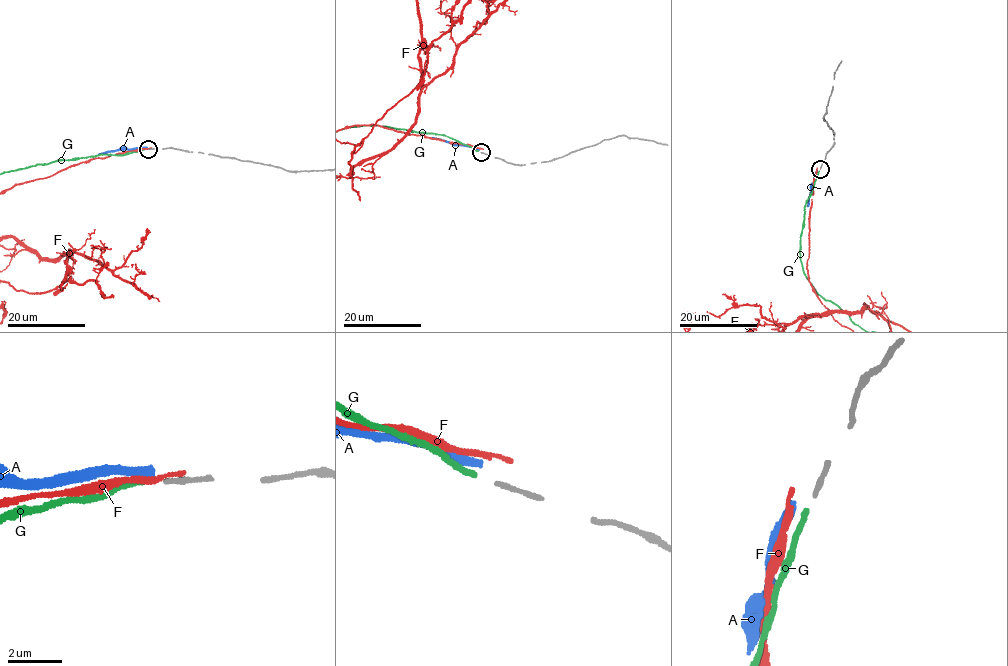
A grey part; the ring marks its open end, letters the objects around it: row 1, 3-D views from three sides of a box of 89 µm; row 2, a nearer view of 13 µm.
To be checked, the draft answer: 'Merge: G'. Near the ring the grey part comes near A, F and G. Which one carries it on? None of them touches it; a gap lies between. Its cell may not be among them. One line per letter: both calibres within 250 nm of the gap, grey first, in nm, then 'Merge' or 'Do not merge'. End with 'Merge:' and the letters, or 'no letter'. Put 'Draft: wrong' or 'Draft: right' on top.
Draft: right
A: Thickness 170 nm (grey) against 280 nm. Do not merge
F: Thickness 170 nm (grey) against 200 nm. Do not merge
G: Thickness 170 nm (grey) against 190 nm. Merge
Merge: G

